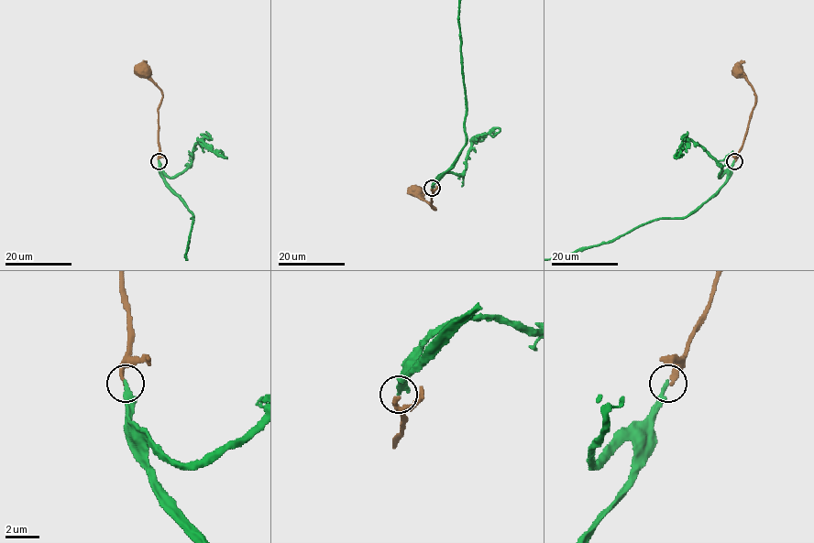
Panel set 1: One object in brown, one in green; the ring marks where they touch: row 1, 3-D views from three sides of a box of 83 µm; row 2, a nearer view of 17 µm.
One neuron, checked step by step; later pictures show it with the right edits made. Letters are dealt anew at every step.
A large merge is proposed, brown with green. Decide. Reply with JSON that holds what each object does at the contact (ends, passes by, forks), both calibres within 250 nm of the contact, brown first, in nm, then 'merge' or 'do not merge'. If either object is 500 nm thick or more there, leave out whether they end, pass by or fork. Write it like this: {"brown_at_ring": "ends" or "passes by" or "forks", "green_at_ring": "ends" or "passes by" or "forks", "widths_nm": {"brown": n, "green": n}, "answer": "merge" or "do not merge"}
{"brown_at_ring": "ends", "green_at_ring": "ends", "widths_nm": {"brown": 240, "green": 280}, "answer": "merge"}

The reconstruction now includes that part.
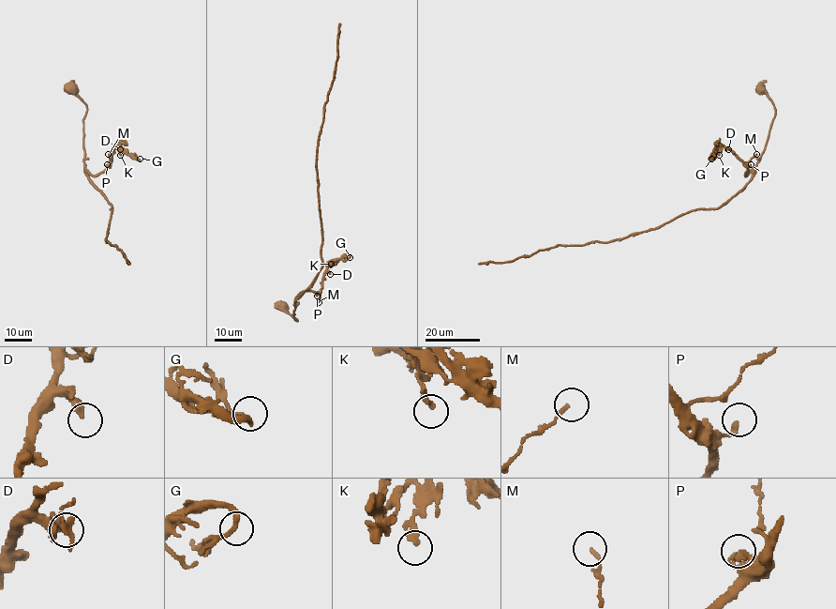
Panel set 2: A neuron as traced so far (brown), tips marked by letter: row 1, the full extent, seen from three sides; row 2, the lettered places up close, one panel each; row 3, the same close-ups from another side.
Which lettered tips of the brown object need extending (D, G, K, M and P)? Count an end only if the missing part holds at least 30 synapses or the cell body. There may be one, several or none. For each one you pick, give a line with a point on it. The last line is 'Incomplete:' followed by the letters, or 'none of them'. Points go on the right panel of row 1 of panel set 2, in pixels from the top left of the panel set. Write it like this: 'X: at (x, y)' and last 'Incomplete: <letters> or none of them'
Incomplete: none of them

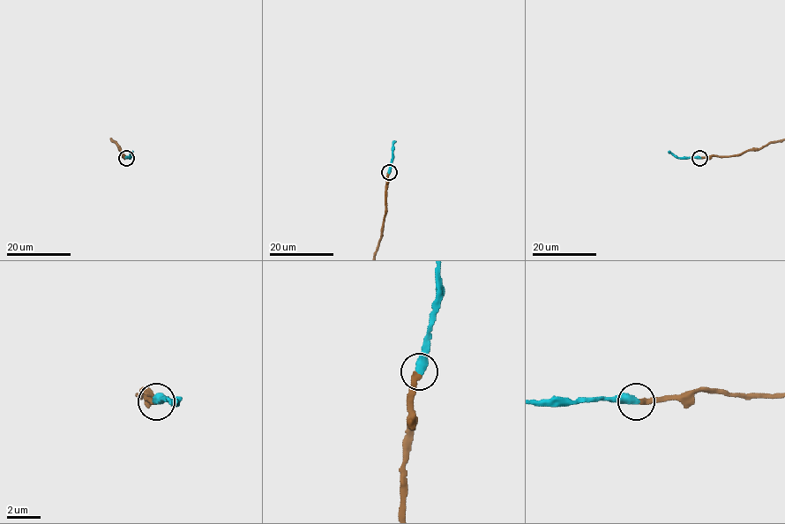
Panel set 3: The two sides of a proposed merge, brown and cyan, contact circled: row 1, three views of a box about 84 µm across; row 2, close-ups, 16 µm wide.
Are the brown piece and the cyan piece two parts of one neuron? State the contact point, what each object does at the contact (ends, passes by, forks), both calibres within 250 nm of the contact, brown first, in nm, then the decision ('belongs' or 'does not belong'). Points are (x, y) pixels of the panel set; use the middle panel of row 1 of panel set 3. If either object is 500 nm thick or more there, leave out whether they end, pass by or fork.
(389, 172) | 360/550 nm | belongs

